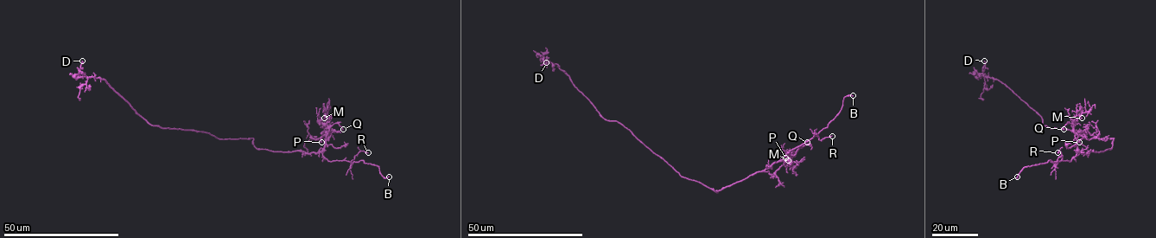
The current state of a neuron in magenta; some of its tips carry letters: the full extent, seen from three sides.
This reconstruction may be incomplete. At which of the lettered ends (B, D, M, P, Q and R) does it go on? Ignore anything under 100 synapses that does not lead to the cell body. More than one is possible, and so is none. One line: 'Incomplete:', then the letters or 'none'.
Incomplete: B

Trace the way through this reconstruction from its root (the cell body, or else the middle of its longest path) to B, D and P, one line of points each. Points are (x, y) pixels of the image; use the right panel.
B: (1098, 138), (1114, 138), (1112, 147), (1103, 151), (1079, 152), (1070, 161), (1049, 160), (1025, 166), (1017, 176)
D: (1098, 138), (1087, 132), (1044, 125), (1042, 118), (1004, 84), (981, 73), (976, 78), (983, 72), (984, 61)
P: (1098, 138), (1114, 138), (1112, 147), (1103, 151), (1084, 153), (1076, 147), (1077, 137), (1082, 136), (1079, 142)

